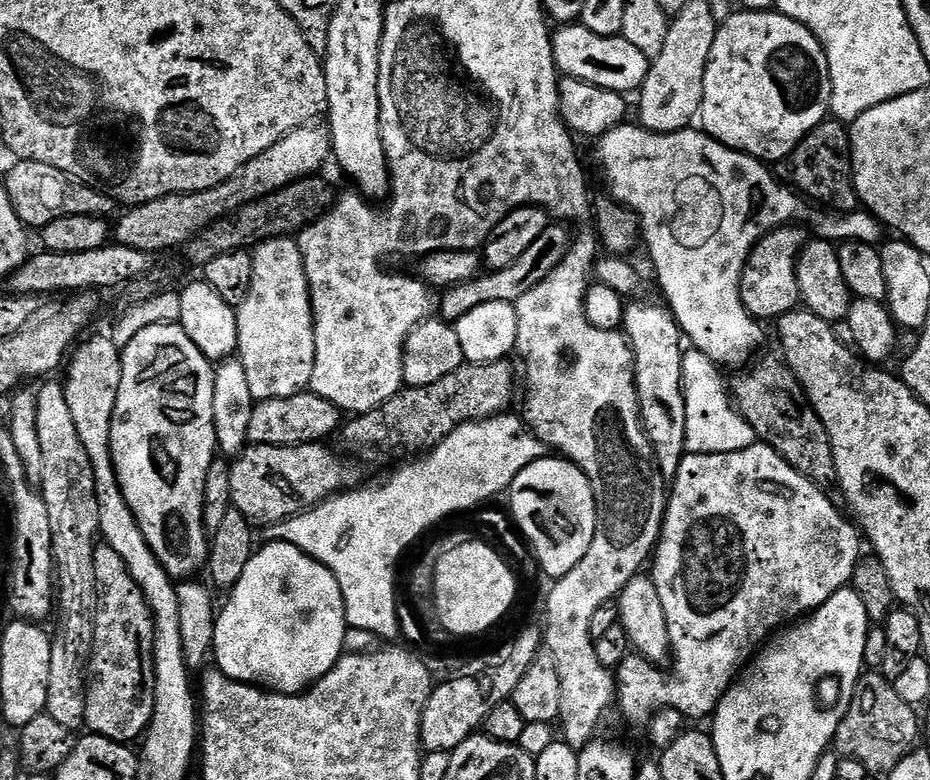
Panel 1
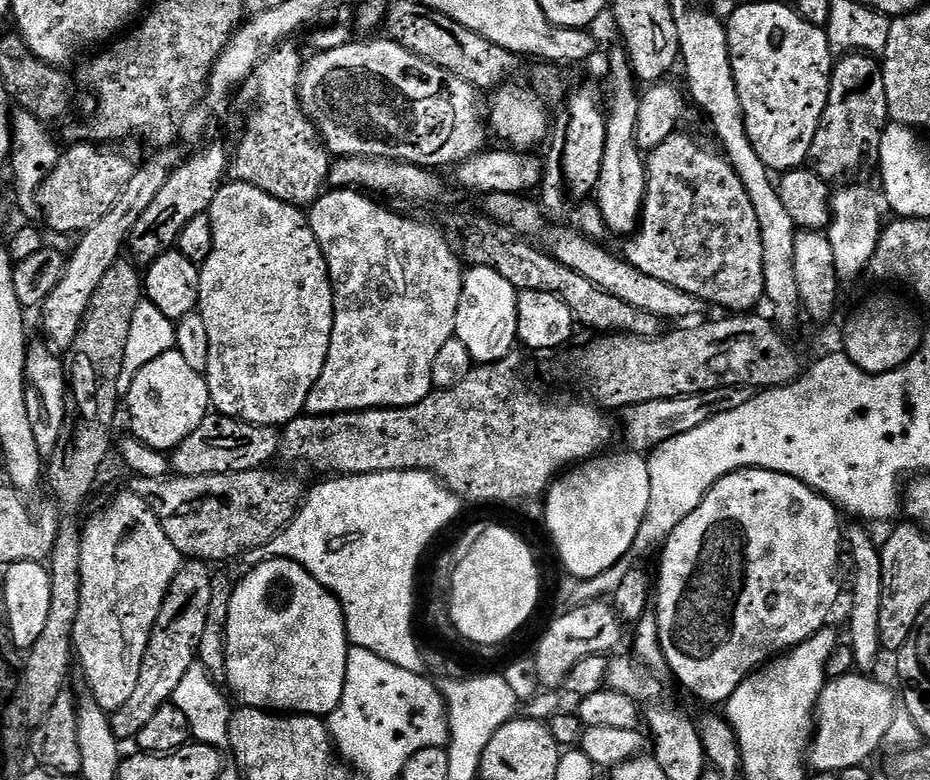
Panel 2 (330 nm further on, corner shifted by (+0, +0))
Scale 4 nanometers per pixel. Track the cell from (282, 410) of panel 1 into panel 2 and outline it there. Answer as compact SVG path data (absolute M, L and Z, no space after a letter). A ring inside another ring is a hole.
M210 414L174 449L170 456L170 468L178 476L205 476L245 472L271 465L281 451L281 433L275 427L251 424L229 416Z

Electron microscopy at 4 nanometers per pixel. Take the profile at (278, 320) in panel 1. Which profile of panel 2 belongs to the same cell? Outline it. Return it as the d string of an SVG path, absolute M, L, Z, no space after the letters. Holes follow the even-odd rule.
M239 182L221 184L218 194L214 194L214 202L207 213L214 226L214 246L210 250L210 258L206 258L204 263L199 265L200 302L198 311L202 322L206 322L206 338L208 339L206 379L211 407L221 416L229 416L251 424L261 424L267 428L289 424L294 417L305 411L306 398L312 387L318 382L326 366L326 358L330 350L330 338L334 330L334 294L328 277L326 258L314 238L314 230L308 224L307 215L297 205L282 202L249 184Z

